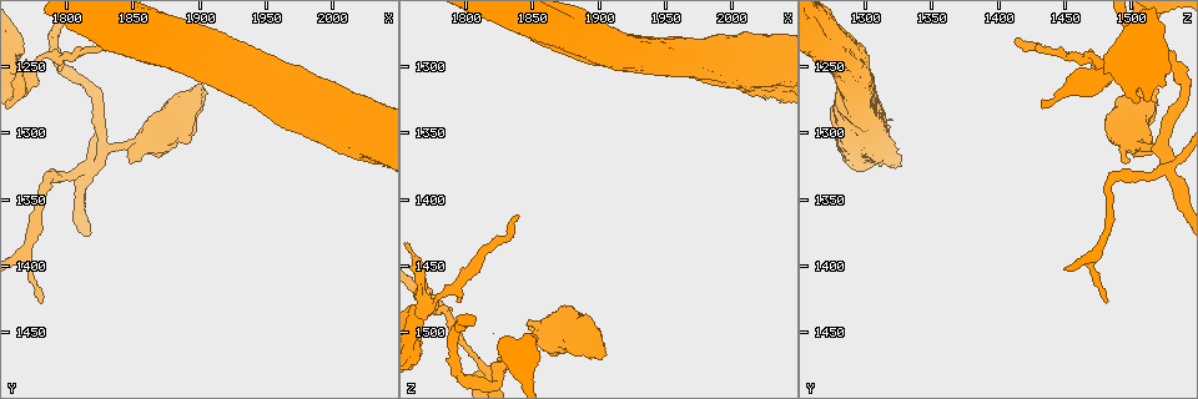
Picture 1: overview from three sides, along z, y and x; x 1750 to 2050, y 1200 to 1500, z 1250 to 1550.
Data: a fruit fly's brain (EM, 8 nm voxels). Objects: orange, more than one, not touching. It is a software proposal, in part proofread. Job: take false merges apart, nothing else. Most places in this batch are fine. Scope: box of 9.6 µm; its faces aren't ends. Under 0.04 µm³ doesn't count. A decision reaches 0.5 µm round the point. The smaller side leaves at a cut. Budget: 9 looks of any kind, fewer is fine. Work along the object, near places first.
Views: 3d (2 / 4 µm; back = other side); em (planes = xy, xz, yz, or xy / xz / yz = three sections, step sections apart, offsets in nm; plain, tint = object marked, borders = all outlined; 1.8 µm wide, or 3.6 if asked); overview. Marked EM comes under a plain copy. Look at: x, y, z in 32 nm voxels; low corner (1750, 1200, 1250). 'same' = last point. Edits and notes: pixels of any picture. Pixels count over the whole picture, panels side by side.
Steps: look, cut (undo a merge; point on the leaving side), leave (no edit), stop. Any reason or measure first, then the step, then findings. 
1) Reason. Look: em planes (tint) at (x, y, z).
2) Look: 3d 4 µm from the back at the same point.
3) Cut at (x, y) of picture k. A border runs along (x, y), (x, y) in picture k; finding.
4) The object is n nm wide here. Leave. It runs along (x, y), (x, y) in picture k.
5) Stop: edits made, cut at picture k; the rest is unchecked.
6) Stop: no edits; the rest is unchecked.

Sudden change in width. Look: em xy step 4 (tint) at (1776, 1246, 1476).

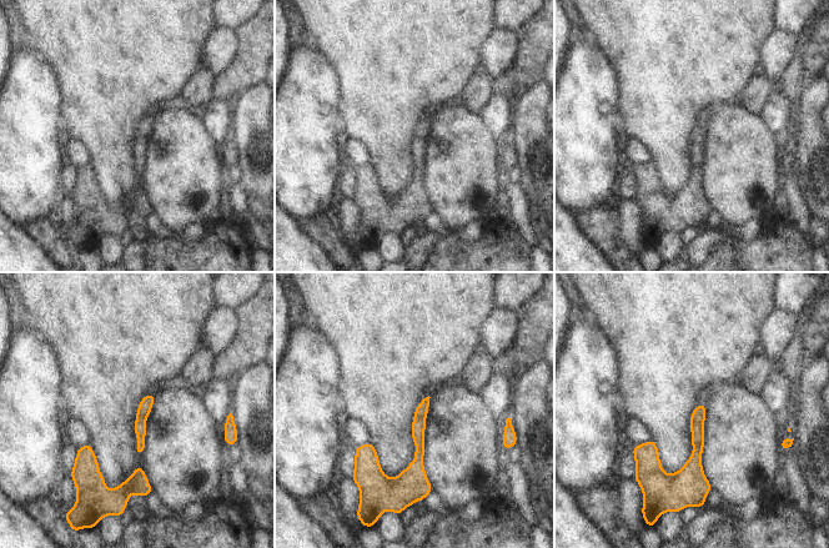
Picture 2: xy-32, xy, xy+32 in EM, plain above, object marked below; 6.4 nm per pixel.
Another direction. Look: em yz step 16 (tint) at the same point.

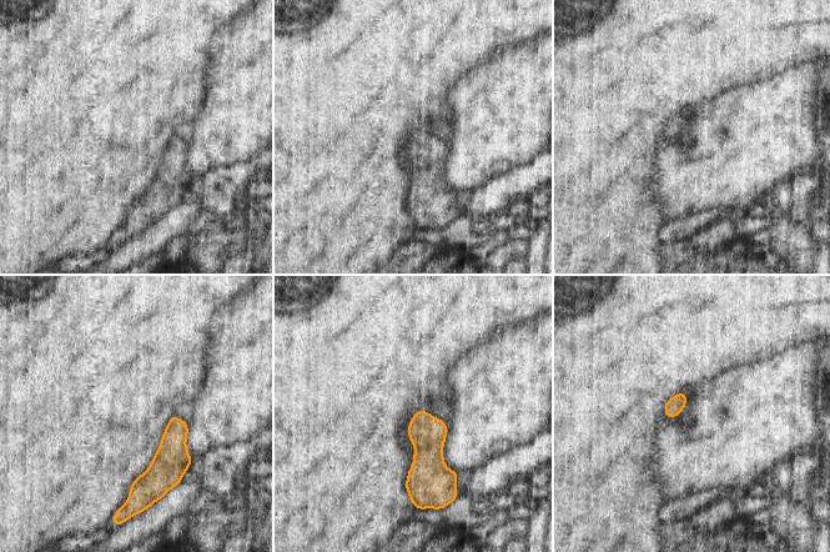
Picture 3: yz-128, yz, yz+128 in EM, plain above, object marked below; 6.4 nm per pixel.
Leave. All the same neuron.

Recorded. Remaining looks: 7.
Abrupt turn. Look: 3d 4 µm at (1820, 1326, 1528).

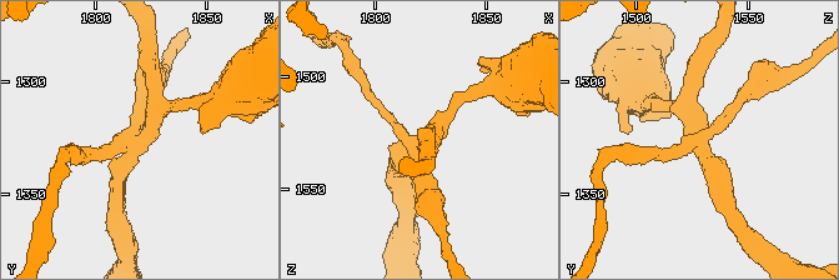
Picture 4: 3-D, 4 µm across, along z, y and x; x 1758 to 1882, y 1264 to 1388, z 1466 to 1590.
4 arms meet here; need the tissue. Look: em planes (tint) at (1821, 1324, 1528).

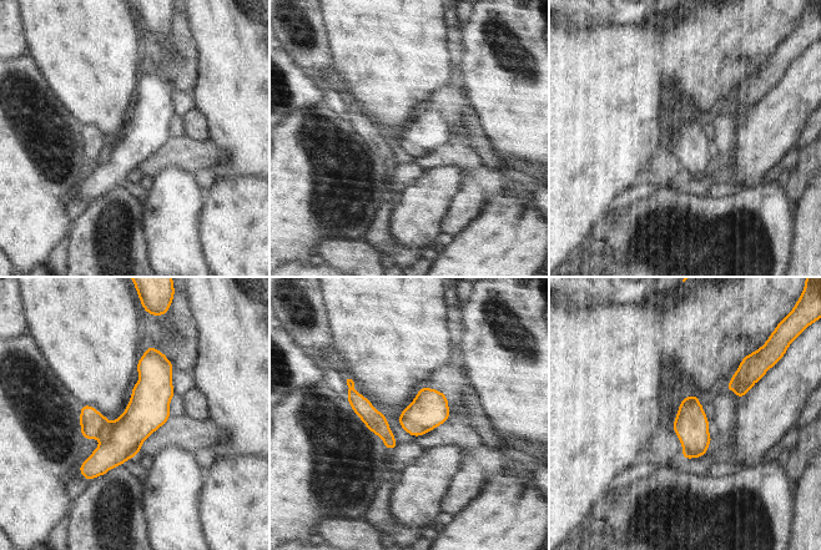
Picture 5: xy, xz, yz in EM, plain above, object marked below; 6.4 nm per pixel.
The object is 220 nm wide here. Cut at (94, 424) of picture 5. The part that leaves runs along (351, 384), (353, 397), (391, 445) in picture 5; two neurons meet here.

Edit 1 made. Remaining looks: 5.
Look: overview.

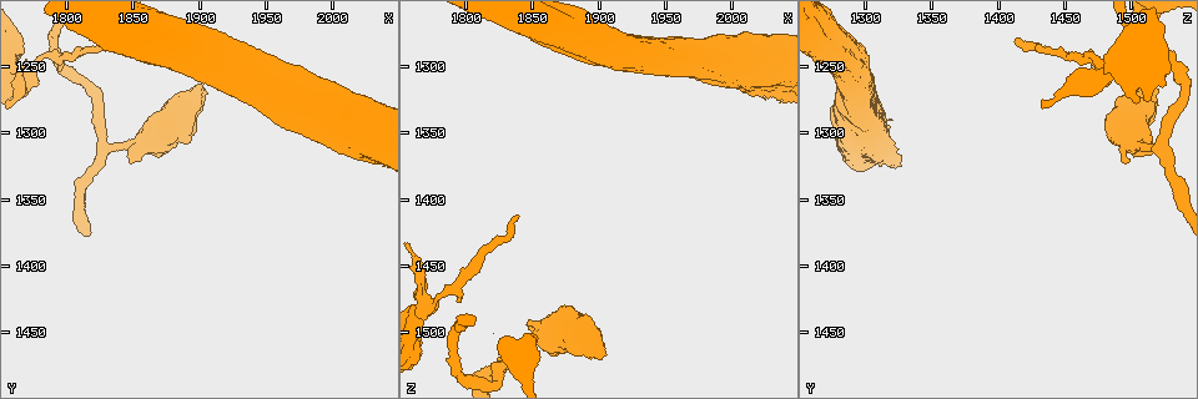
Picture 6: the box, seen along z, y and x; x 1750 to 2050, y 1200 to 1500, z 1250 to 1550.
Thick turns thin. Look: em 3.6 µm planes (tint) at (1898, 1272, 1508).

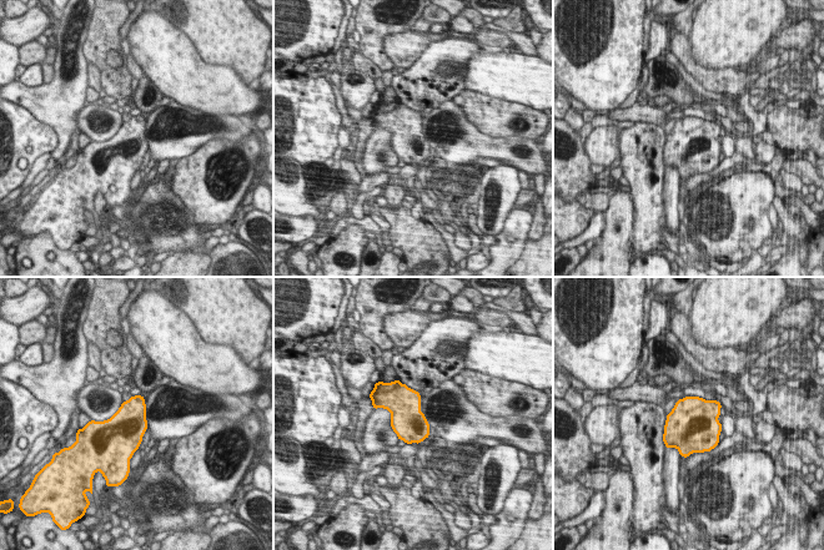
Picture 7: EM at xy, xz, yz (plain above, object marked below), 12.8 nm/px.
Leave. One neuron here.

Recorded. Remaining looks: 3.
Stop: edits made, cut at picture 5; the rest is unchecked.

